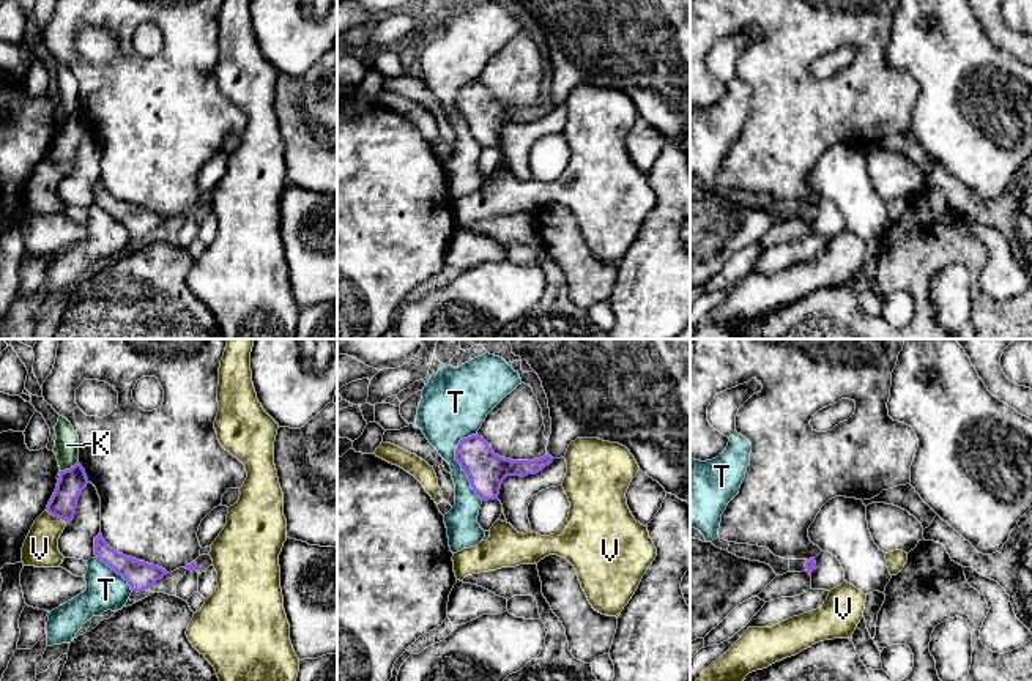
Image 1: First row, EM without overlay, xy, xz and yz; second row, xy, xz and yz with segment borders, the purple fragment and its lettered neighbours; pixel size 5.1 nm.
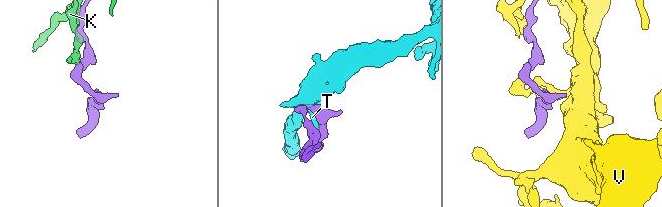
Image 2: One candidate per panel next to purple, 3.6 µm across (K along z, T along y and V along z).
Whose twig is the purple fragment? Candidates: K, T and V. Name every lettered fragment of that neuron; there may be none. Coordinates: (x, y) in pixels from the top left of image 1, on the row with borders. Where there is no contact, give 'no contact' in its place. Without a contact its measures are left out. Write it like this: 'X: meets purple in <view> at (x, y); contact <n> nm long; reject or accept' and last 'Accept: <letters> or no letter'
K: meets purple in xy at (70, 468); contact 110 nm long; reject
T: meets purple in xz at (459, 462); contact 360 nm long; reject
V: meets purple in xy at (55, 516); contact 120 nm long; reject
Accept: no letter

